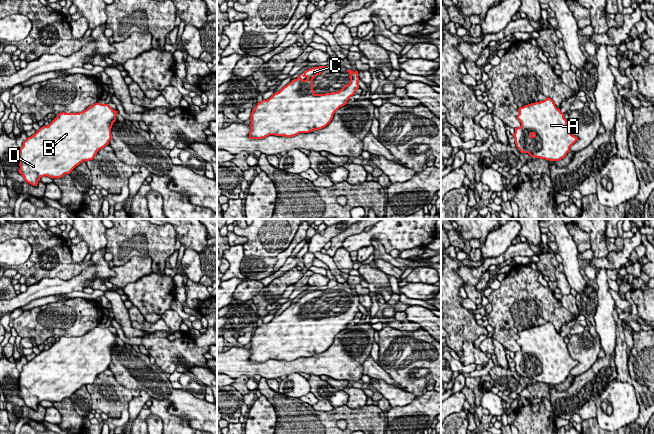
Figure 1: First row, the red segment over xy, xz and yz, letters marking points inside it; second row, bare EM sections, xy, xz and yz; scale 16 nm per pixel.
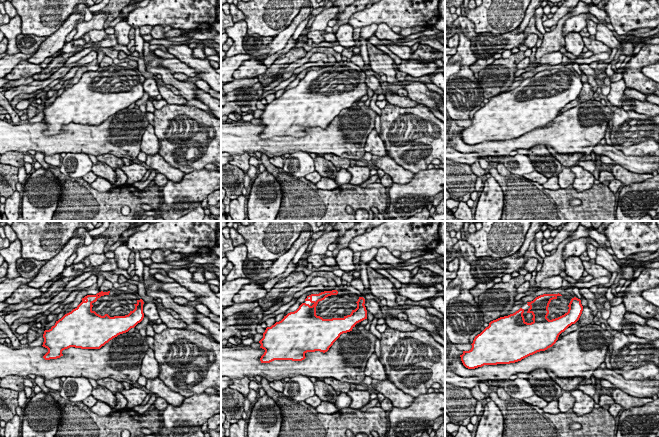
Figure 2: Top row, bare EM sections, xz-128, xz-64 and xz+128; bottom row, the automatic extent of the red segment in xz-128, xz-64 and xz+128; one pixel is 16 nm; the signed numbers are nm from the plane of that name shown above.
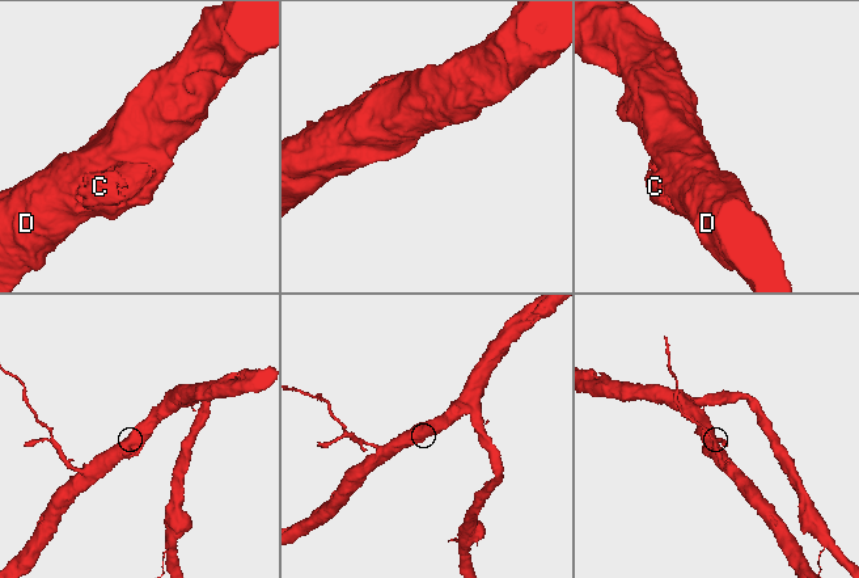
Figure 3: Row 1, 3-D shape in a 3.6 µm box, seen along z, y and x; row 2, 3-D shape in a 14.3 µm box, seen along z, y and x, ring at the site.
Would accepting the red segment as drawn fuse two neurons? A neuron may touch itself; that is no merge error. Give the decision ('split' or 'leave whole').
leave whole

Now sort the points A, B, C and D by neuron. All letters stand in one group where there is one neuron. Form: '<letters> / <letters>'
A B C D

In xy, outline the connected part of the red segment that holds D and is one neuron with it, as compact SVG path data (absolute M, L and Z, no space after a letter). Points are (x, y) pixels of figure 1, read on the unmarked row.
M95 327L79 337L59 337L48 350L28 361L19 374L19 397L24 404L37 410L41 401L61 402L83 385L93 384L97 376L109 368L111 352L118 335L108 328Z

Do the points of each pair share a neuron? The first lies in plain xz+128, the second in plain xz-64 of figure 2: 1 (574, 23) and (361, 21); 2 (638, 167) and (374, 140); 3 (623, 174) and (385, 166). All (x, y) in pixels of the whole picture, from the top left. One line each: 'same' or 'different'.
1: same
2: same
3: same

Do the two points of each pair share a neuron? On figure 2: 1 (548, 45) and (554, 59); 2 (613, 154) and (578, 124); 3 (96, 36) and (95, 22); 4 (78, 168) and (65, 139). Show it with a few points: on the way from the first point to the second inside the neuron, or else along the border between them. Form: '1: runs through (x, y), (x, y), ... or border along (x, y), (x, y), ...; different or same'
1: border along (559, 50), (546, 53), (539, 63); different
2: border along (599, 142), (592, 150); different
3: border along (103, 27), (91, 29), (87, 32); different
4: border along (66, 153), (88, 154); different

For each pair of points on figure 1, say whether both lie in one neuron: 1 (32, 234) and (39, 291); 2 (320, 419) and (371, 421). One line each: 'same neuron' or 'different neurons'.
1: different neurons
2: same neuron

